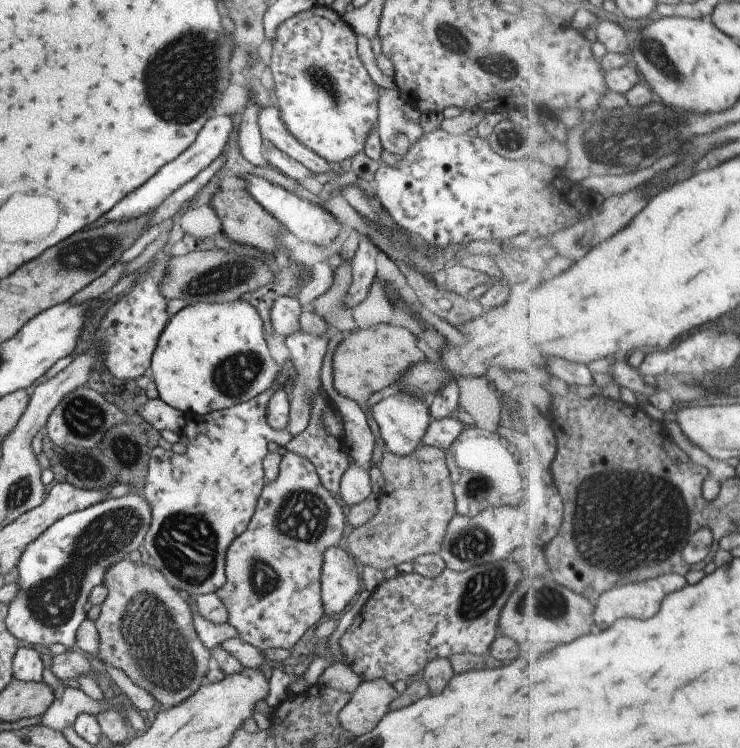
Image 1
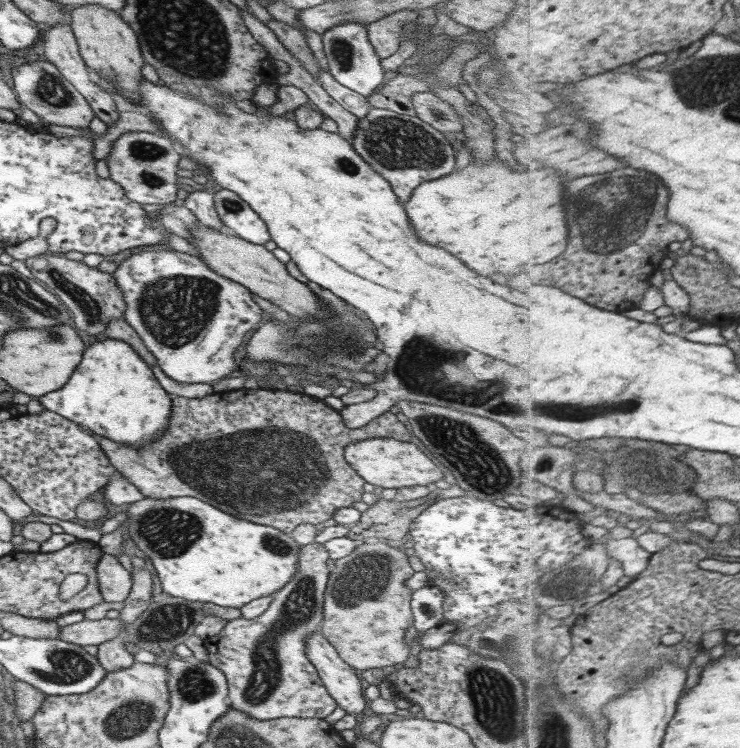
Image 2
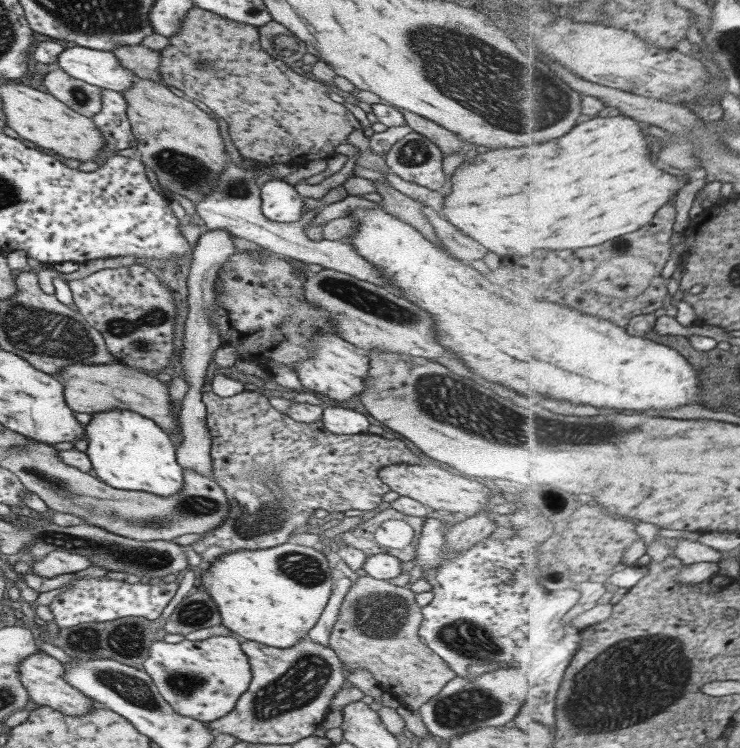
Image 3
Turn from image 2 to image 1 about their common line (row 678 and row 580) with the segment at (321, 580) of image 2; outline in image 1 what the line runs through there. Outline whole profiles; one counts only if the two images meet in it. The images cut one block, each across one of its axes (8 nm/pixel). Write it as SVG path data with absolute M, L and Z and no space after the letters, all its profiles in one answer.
M286 450L285 455L281 457L277 476L270 483L265 482L261 487L253 514L247 523L246 529L240 535L237 535L237 538L233 539L233 542L227 547L224 562L225 582L221 585L221 588L218 588L214 592L218 596L218 599L225 605L226 611L228 612L227 623L237 630L238 637L241 640L248 642L251 646L261 651L264 651L266 648L283 648L289 650L295 642L299 641L299 638L301 638L301 635L307 628L313 626L319 618L322 618L321 616L323 616L324 610L320 599L320 570L323 564L323 555L327 548L341 543L348 528L344 525L345 516L343 516L340 507L341 503L337 497L321 486L313 464L305 457Z

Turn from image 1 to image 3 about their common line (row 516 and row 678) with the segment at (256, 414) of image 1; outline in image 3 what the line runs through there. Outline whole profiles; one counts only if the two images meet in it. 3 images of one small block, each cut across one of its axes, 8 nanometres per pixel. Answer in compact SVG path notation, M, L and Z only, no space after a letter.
M235 634L210 636L195 641L183 639L175 644L162 640L152 642L142 668L163 700L177 714L203 723L217 720L231 712L251 680L247 656L240 649L240 639Z

